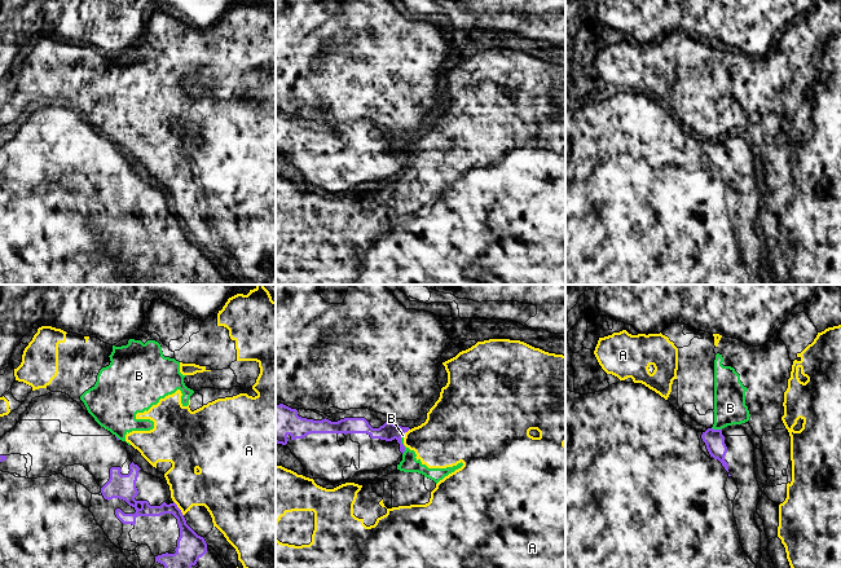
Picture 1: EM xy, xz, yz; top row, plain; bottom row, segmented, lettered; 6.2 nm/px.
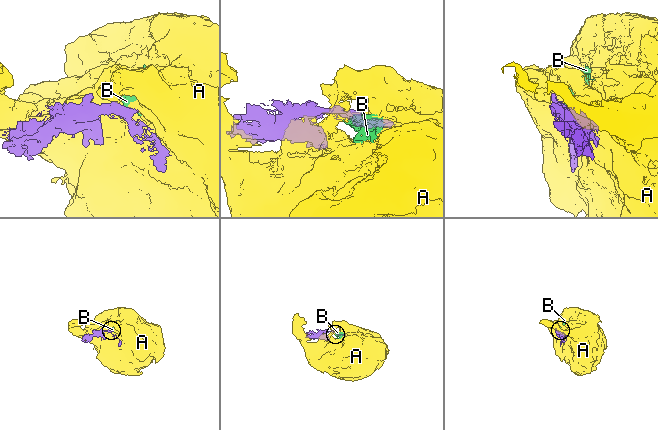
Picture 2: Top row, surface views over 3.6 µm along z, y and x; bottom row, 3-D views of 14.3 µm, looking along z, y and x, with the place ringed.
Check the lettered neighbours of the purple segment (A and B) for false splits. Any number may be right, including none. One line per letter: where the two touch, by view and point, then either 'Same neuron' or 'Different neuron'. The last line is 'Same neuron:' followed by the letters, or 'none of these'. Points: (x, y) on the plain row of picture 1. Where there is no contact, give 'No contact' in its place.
A: Touches purple at xy (179, 219). Different neuron
B: Touches purple at yz (717, 140). Different neuron
Same neuron: none of these

